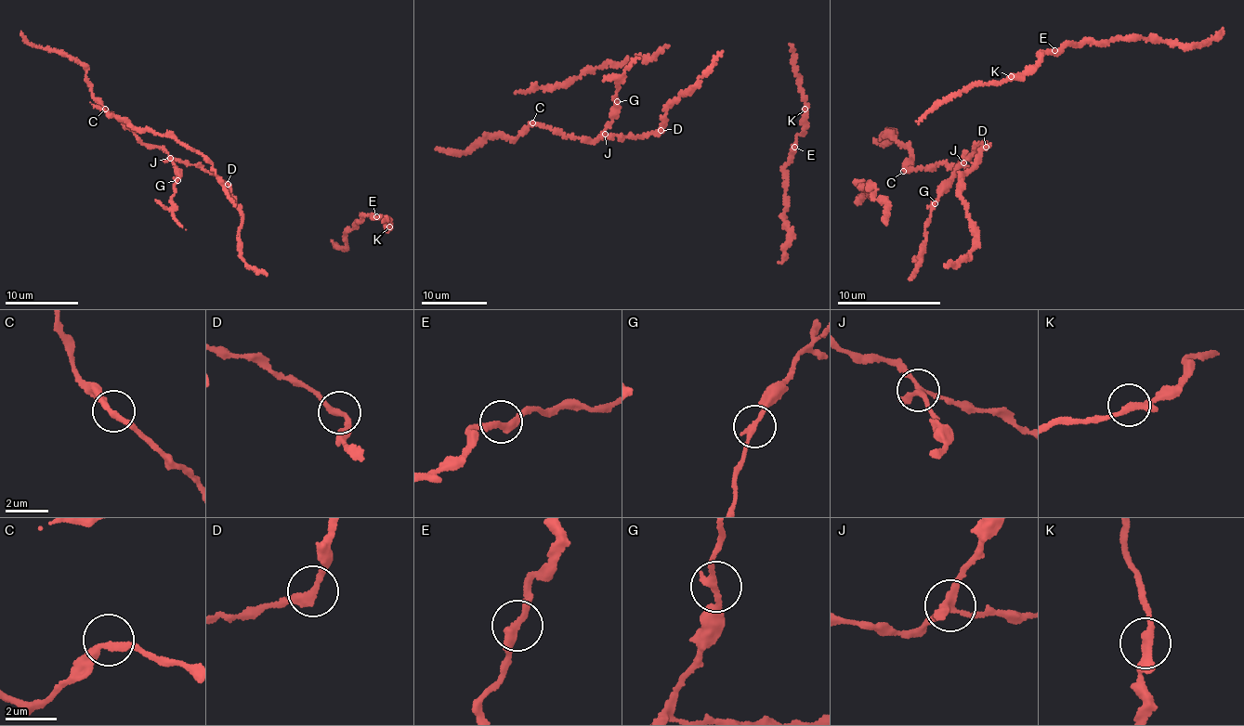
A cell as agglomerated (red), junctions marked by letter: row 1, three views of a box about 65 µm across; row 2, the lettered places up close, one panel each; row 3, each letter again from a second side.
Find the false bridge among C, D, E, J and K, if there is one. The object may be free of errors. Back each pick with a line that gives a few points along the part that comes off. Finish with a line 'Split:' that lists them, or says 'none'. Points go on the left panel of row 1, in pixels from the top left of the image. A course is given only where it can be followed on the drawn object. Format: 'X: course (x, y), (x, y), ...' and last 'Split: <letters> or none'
J: course (170, 157), (178, 176), (172, 200), (175, 221), (186, 229)
Split: J

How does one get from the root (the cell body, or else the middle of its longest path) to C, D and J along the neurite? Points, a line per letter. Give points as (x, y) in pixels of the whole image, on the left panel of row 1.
C: (239, 244), (240, 206), (229, 195), (228, 185), (160, 148), (141, 145), (131, 129), (105, 109)
D: (239, 244), (240, 206), (229, 195), (228, 184)
J: (239, 244), (240, 206), (229, 195), (229, 186), (215, 175), (170, 157)

